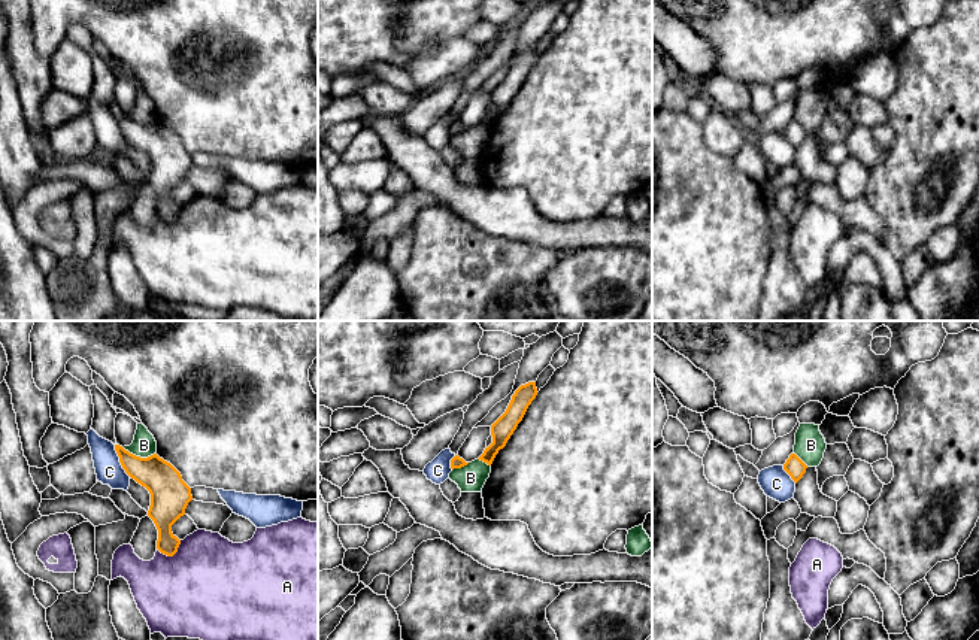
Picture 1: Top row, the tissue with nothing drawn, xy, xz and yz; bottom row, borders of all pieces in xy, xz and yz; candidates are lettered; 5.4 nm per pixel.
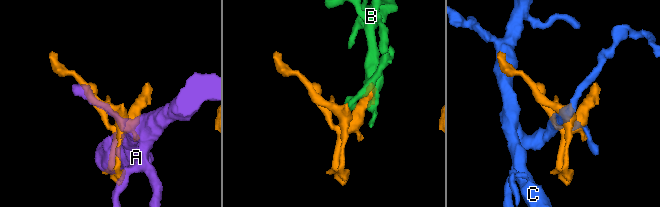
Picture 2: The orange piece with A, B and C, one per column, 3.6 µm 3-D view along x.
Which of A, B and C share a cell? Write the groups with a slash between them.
A / B / C

